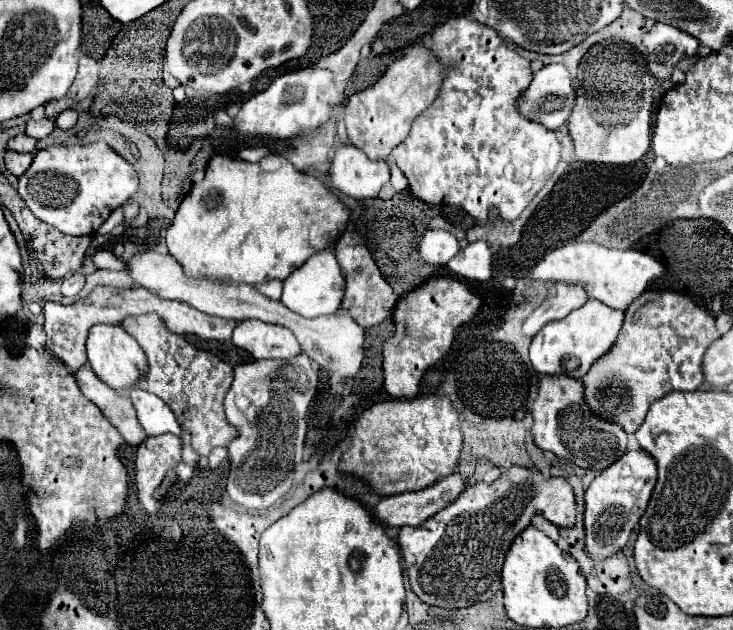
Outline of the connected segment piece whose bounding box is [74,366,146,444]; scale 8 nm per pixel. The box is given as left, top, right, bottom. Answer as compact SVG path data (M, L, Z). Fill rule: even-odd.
M88 366L76 370L74 378L82 394L102 410L102 414L114 424L114 428L118 428L128 444L140 444L146 438L146 432L144 428L140 428L132 402L126 396L108 388Z

